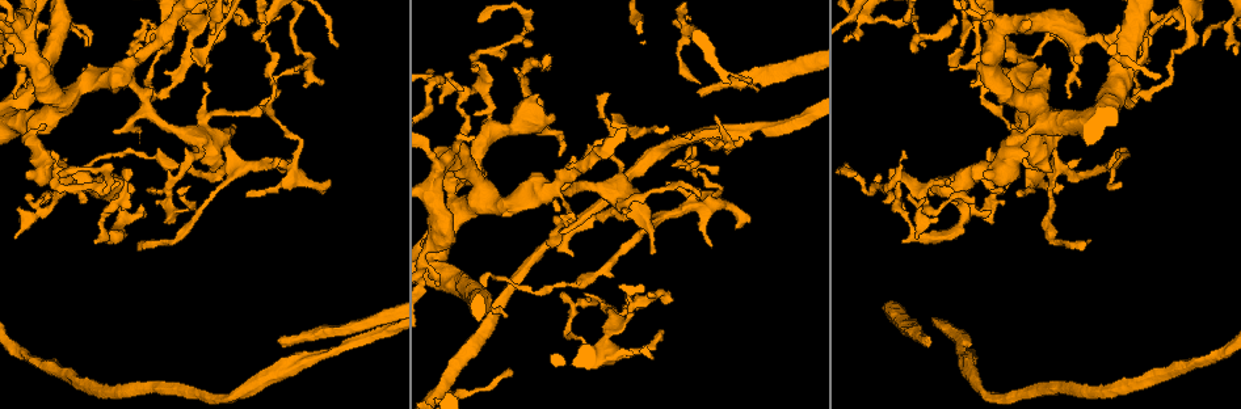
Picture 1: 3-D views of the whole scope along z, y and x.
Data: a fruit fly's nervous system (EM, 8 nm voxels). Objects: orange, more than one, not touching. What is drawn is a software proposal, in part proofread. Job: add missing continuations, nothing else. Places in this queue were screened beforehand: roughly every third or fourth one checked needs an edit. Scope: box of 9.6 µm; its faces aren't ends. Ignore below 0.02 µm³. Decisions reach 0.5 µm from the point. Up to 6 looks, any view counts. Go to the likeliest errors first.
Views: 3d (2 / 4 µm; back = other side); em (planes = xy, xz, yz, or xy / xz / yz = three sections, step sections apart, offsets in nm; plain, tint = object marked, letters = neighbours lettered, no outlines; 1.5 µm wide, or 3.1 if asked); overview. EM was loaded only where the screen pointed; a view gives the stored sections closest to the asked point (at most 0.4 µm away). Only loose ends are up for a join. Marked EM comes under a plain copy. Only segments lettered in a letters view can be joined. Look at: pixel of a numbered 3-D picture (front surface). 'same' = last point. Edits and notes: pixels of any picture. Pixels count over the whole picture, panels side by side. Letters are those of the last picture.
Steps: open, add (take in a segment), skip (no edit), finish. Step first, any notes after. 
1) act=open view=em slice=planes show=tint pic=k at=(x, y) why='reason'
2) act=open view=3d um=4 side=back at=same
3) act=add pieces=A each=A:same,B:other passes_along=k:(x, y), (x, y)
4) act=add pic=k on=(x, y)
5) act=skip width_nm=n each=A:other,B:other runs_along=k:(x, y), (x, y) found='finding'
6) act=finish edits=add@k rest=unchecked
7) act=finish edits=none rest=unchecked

act=open view=em slice=xy step=4 show=letters pic=1 at=(743, 140) why='an open end'

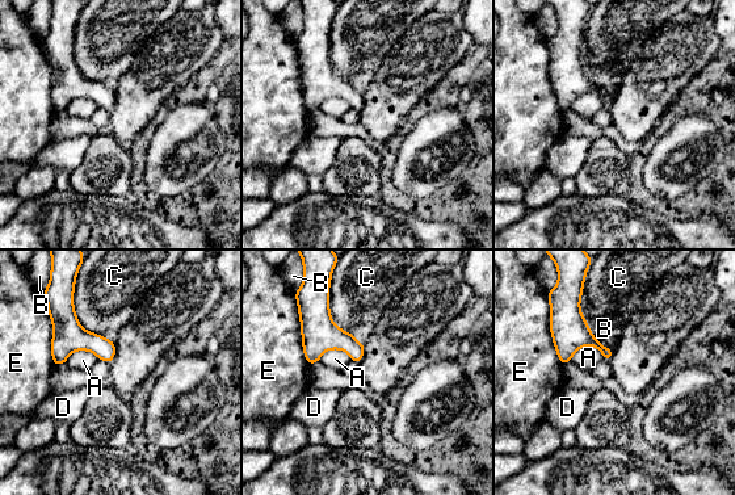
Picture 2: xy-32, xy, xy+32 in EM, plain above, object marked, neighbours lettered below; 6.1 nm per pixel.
act=open view=em slice=planes show=letters at=same why='cut it another way'

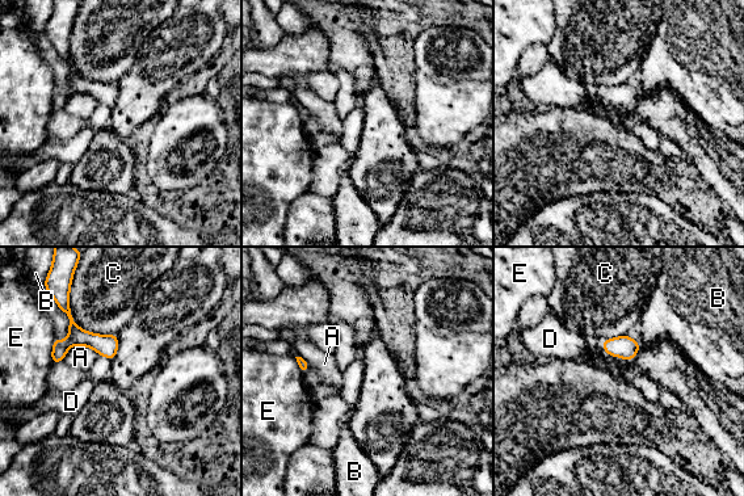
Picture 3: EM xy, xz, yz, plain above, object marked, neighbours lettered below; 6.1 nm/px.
act=skip width_nm=140 each=A:other,B:other,C:other,D:other,E:other border=3:(78, 263), (72, 319), (116, 335) found='no lettered segment goes on from it'

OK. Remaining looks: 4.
act=open view=em slice=planes show=letters pic=1 at=(15, 235) why='thin end'

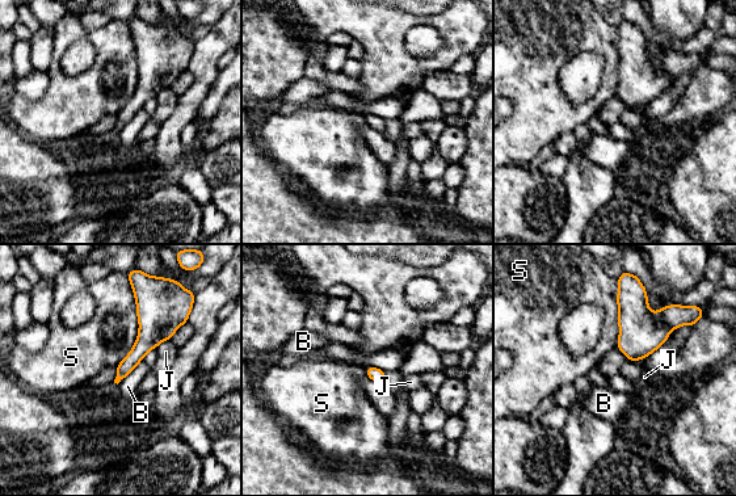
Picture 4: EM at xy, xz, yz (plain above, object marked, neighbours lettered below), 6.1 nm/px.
act=skip each=B:other,J:other,S:other border=4:(129, 280), (138, 336), (116, 366) found='no lettered segment goes on from it'

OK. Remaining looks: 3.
act=open view=em slice=yz step=8 show=tint pic=1 at=(473, 70) why='tapers out'

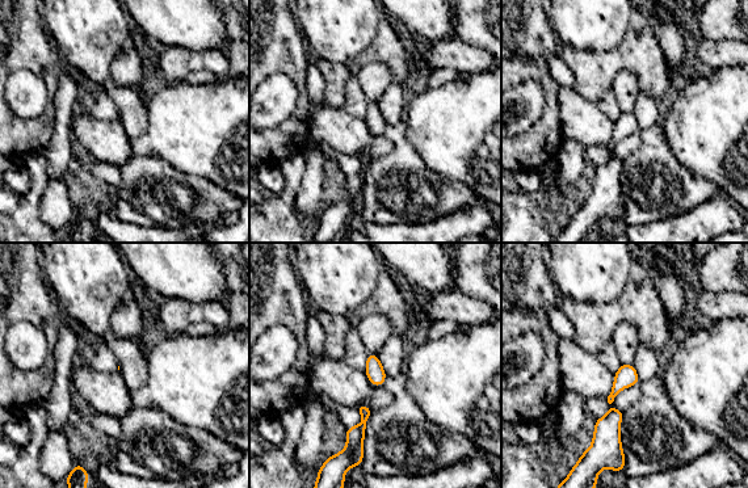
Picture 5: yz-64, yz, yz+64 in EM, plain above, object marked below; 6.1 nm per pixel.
act=open view=em slice=yz step=8 show=letters at=same why='what lies round it'

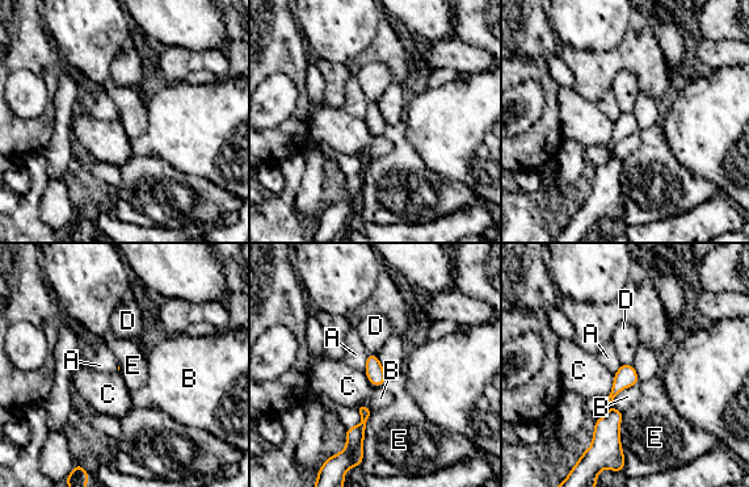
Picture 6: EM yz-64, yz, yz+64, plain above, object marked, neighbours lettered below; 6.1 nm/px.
act=skip longest_contact=E:320nm each=A:other,B:other,C:other,D:other,E:other border=6:(371, 411), (365, 428), (361, 460) found='none of them fits'

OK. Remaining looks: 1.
act=finish edits=none rest=unchecked

